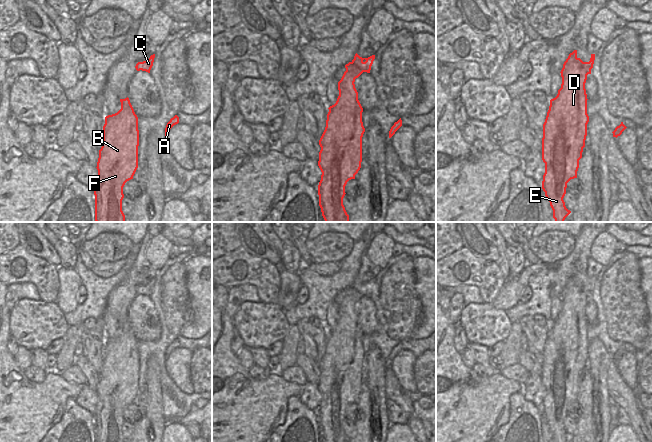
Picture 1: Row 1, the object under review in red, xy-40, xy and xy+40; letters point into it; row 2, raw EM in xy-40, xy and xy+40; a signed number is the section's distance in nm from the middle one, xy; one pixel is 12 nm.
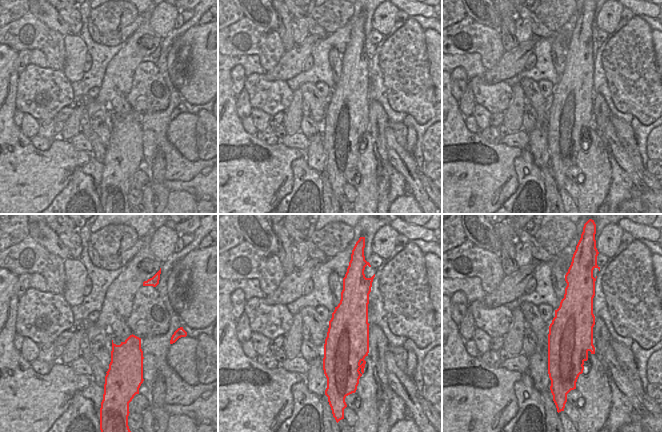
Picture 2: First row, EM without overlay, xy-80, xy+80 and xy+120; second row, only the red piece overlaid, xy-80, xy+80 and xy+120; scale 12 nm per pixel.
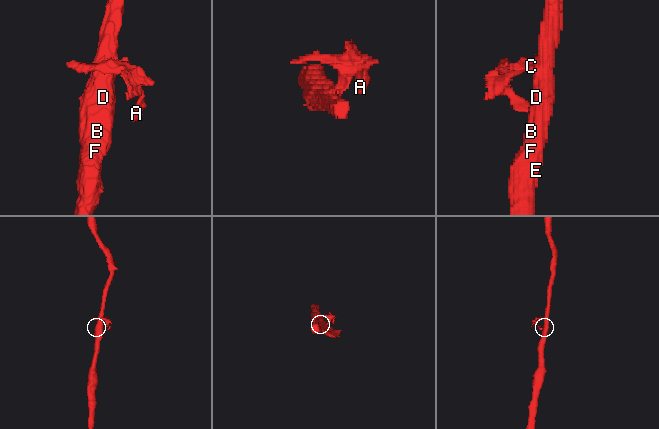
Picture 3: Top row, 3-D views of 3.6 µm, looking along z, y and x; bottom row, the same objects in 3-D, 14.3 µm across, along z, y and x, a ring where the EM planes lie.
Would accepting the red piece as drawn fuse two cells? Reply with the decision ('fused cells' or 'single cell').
fused cells

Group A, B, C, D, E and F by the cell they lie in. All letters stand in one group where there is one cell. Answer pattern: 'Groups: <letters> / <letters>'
Groups: A C / B D E F.

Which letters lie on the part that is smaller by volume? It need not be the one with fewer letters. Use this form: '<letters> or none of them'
A, C

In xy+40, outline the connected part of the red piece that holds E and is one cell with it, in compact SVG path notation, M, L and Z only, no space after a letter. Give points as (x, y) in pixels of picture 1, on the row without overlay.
M577 274L569 278L561 294L562 308L555 322L550 324L549 334L543 348L542 384L545 387L542 413L550 426L553 442L566 442L571 435L563 424L567 407L577 402L579 384L582 382L583 372L587 360L587 318L585 307L591 294L587 286L577 281Z

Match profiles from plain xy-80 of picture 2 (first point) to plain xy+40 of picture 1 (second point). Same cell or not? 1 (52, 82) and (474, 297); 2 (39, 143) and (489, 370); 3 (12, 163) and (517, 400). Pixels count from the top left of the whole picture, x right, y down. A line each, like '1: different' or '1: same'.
1: different
2: same
3: different

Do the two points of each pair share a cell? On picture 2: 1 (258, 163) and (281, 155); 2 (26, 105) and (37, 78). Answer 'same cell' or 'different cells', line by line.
1: same cell
2: same cell

